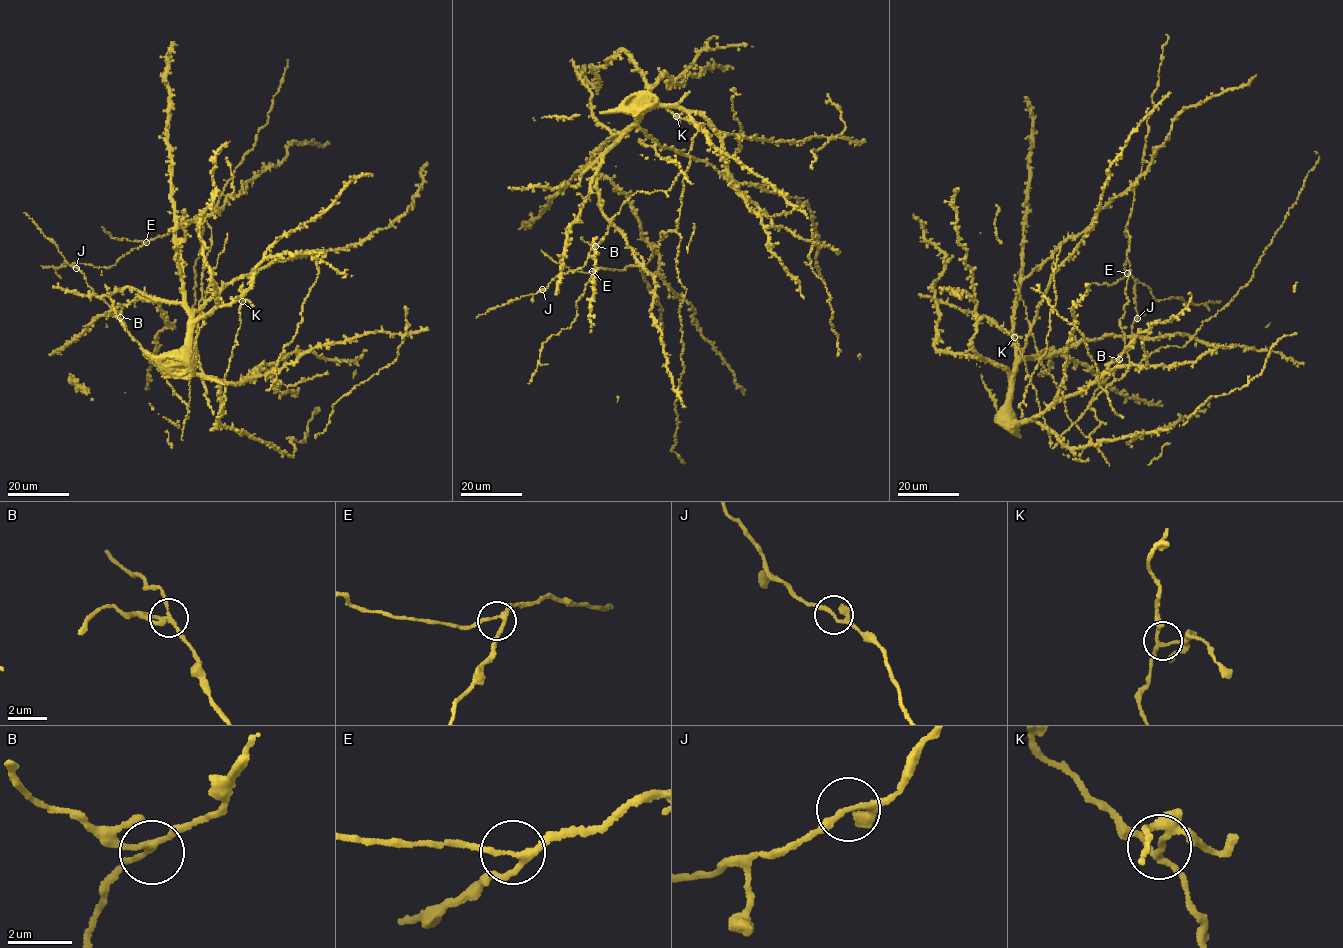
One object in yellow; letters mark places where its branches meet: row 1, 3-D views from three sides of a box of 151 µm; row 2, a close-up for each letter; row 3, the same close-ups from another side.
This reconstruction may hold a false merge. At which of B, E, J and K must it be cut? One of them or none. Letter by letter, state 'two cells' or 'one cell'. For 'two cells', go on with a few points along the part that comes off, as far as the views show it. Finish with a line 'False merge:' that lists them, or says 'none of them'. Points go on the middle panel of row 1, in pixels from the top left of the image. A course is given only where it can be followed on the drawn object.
B: one cell
E: one cell
J: one cell
K: one cell
False merge: none of them

